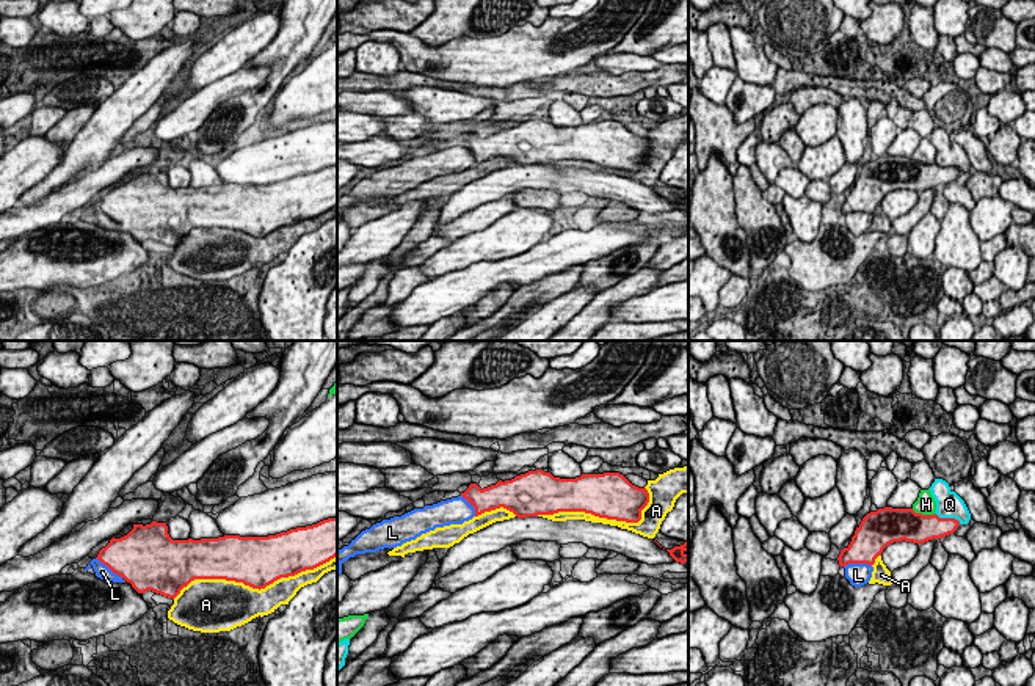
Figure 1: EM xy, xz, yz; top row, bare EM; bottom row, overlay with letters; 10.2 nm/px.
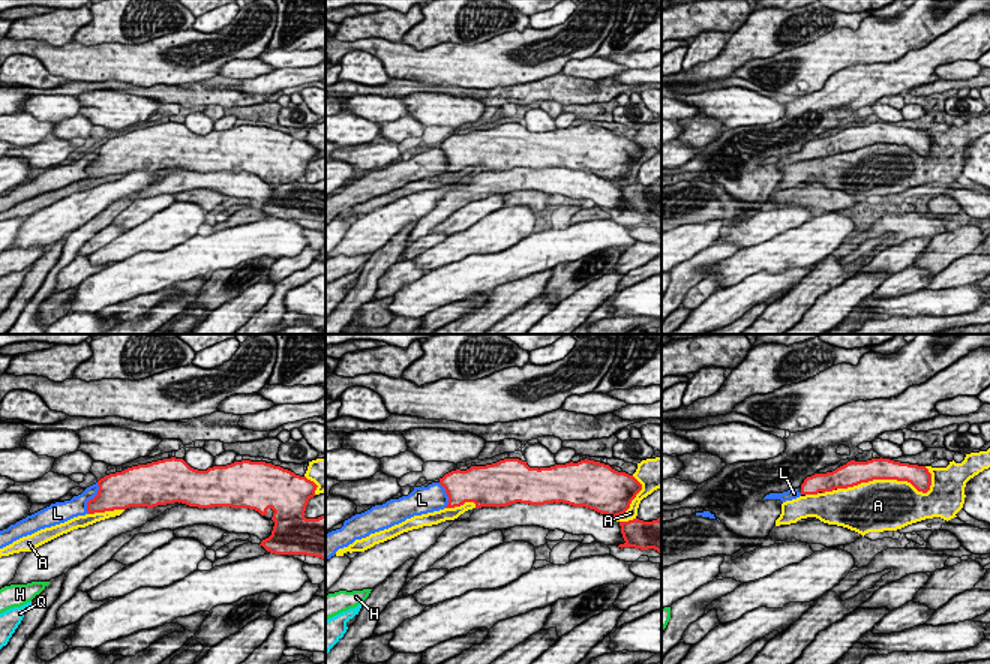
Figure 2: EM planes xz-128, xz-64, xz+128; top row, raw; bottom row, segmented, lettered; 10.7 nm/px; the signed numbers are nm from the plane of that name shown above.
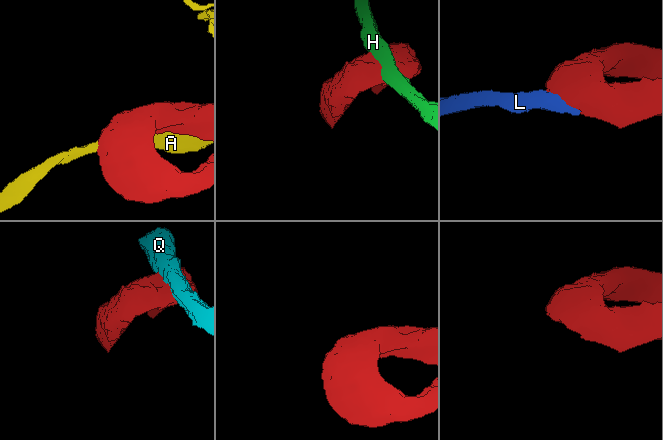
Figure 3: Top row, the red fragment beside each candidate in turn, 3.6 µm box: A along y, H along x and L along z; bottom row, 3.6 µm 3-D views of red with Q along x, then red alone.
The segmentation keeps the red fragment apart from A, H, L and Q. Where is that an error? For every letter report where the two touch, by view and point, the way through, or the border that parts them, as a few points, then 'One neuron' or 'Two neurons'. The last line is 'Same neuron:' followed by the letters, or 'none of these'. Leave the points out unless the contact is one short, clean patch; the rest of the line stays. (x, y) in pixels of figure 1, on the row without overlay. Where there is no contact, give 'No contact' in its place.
A: Touches red at xy (254, 236). Two neurons
H: Touches red at yz (924, 164). Two neurons
L: Touches red at yz (857, 211). One neuron
Q: Touches red at yz (947, 167). Two neurons
Same neuron: L

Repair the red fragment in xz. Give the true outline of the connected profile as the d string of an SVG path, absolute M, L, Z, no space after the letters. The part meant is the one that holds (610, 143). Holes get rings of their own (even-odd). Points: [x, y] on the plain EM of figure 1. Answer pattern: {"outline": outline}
{"outline": "M536 118L483 138L470 132L458 146L414 157L362 179L348 195L337 199L337 223L342 221L342 212L356 203L397 196L436 176L463 173L500 155L518 166L585 160L599 166L638 171L648 151L648 138L632 133L619 121L560 127Z"}

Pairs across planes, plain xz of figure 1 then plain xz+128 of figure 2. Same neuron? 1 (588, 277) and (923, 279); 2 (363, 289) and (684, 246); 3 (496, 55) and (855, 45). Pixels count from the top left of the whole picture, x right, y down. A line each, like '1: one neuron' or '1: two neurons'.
1: two neurons
2: two neurons
3: one neuron

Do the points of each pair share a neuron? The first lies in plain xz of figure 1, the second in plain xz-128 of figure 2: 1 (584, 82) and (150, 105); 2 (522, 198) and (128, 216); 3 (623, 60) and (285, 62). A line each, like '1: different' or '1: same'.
1: different
2: different
3: different

